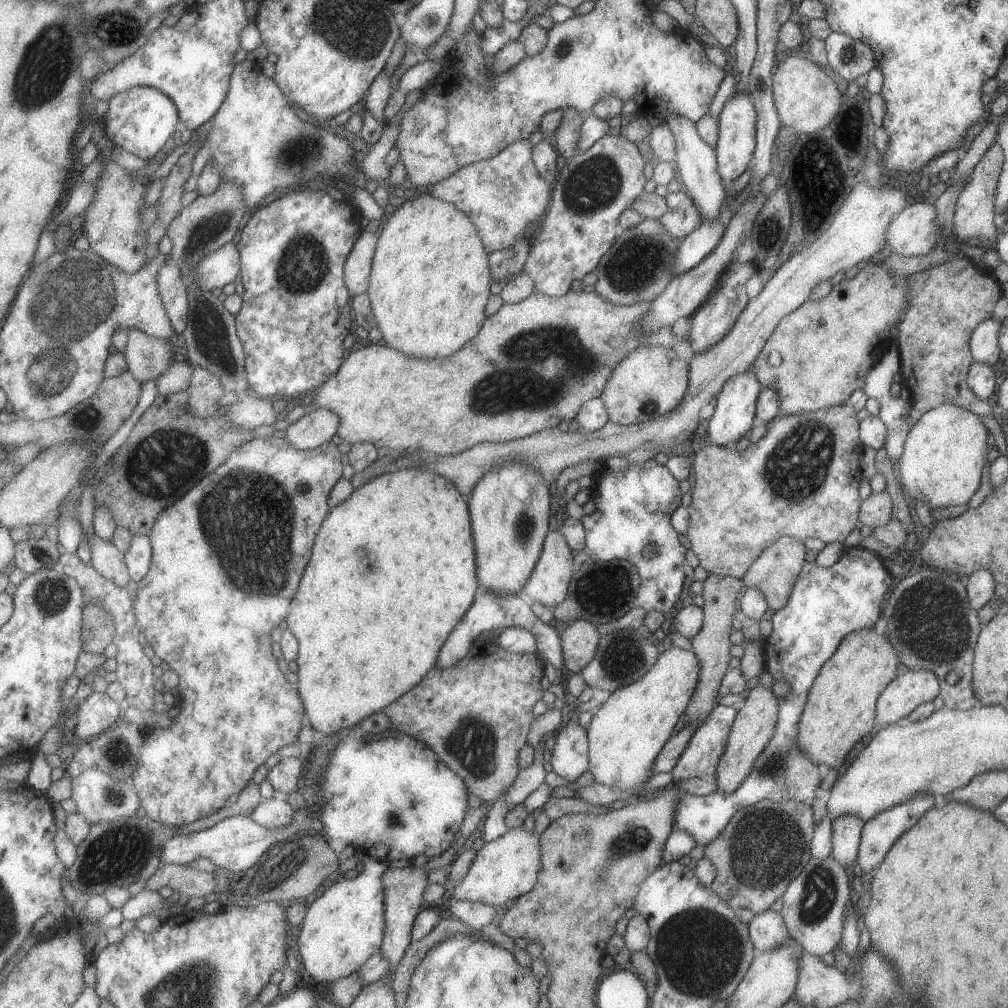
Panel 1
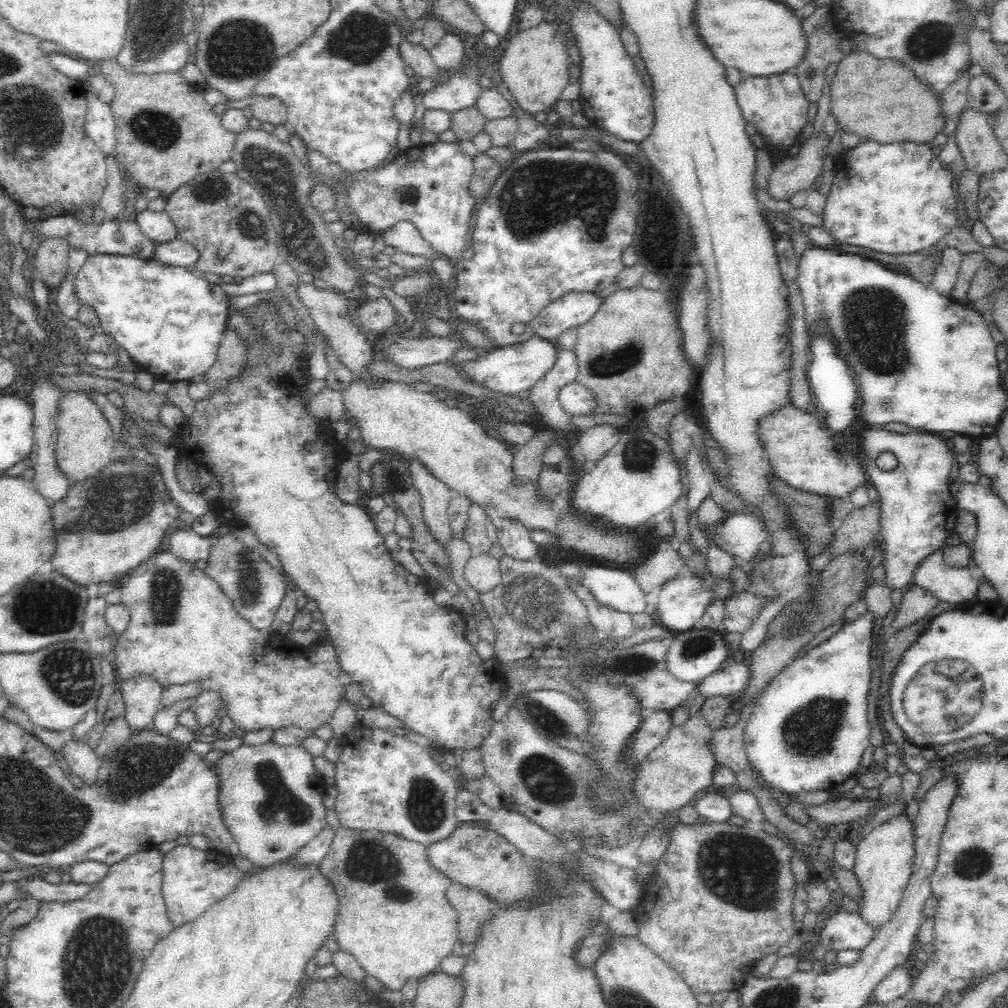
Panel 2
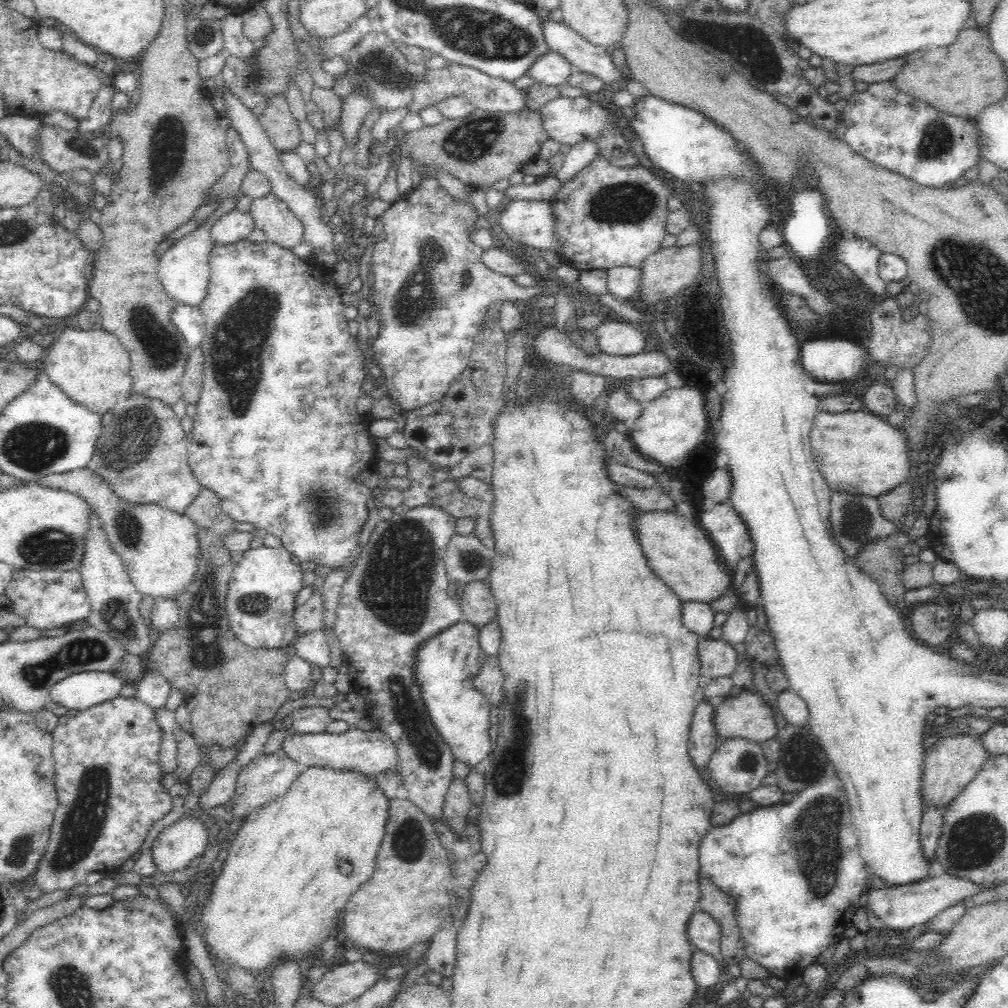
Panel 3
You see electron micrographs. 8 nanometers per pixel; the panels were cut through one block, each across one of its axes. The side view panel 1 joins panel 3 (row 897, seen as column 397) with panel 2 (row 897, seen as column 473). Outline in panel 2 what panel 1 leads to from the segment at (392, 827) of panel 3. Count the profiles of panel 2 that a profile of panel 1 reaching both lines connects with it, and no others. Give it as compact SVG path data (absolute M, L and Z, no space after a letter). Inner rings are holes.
M339 827L319 867L339 896L338 916L333 930L339 950L352 954L368 975L383 986L401 990L409 979L420 980L437 971L442 959L457 951L457 912L446 896L452 880L428 860L427 845L390 832Z

